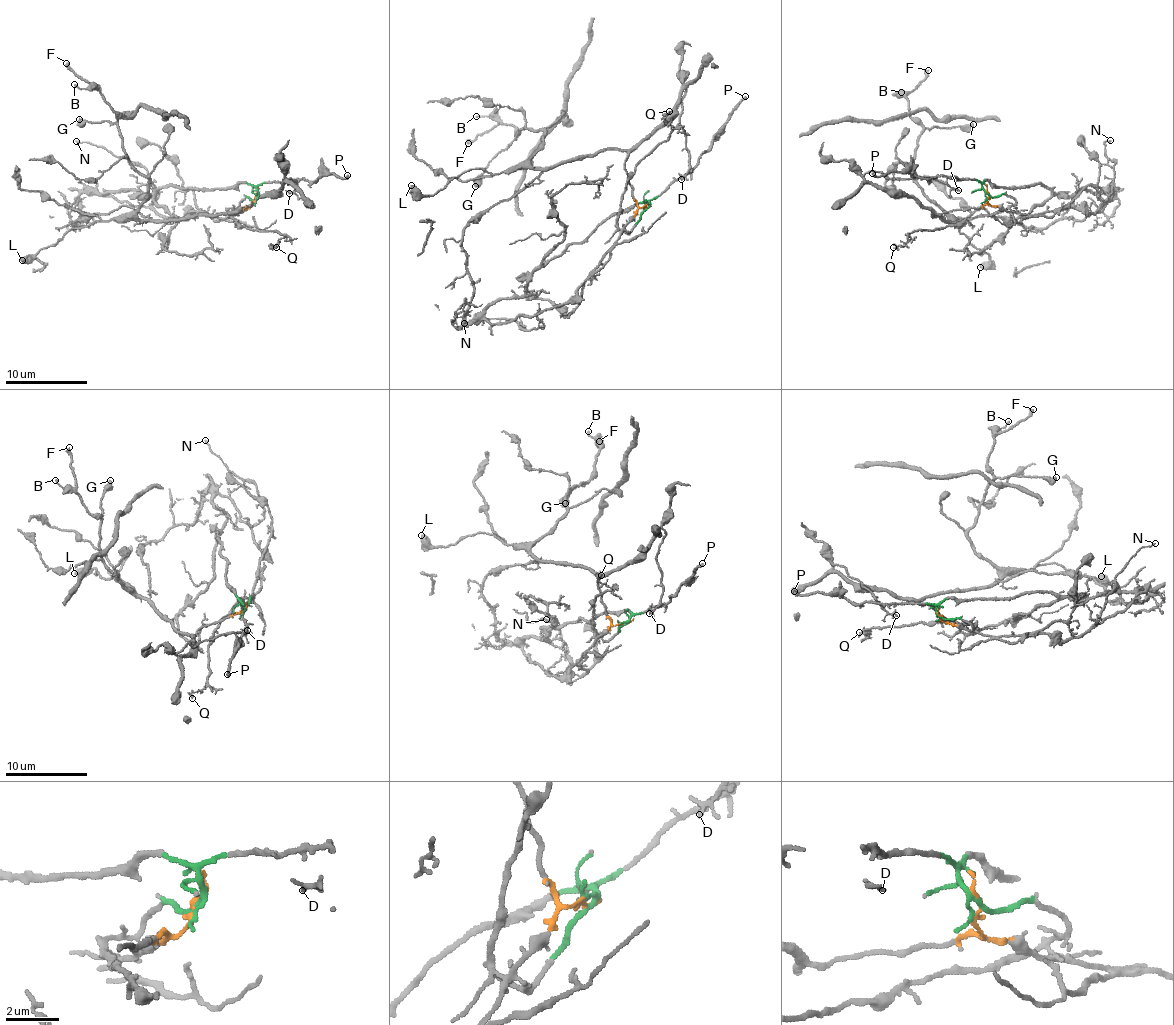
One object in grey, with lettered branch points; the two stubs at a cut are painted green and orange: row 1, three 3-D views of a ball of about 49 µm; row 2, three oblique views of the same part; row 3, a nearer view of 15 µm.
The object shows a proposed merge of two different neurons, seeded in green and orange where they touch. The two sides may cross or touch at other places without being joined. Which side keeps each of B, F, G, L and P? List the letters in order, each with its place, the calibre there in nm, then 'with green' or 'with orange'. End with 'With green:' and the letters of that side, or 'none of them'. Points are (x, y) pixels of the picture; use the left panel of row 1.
B: (74, 84) | 130 nm | with orange
F: (66, 63) | 320 nm | with orange
G: (79, 119) | 500 nm | with orange
L: (22, 260) | 550 nm | with orange
P: (347, 175) | 220 nm | with green
With green: P

